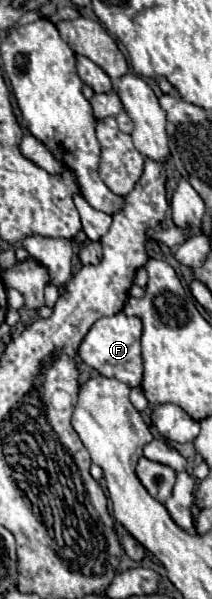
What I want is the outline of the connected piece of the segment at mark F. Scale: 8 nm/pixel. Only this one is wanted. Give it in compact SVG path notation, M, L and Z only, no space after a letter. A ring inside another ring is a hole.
M116 313L112 317L98 319L88 335L84 337L78 355L82 361L90 367L94 367L104 377L114 377L128 387L140 387L142 381L142 349L140 349L140 337L142 337L142 321L138 317L126 317L126 313Z

